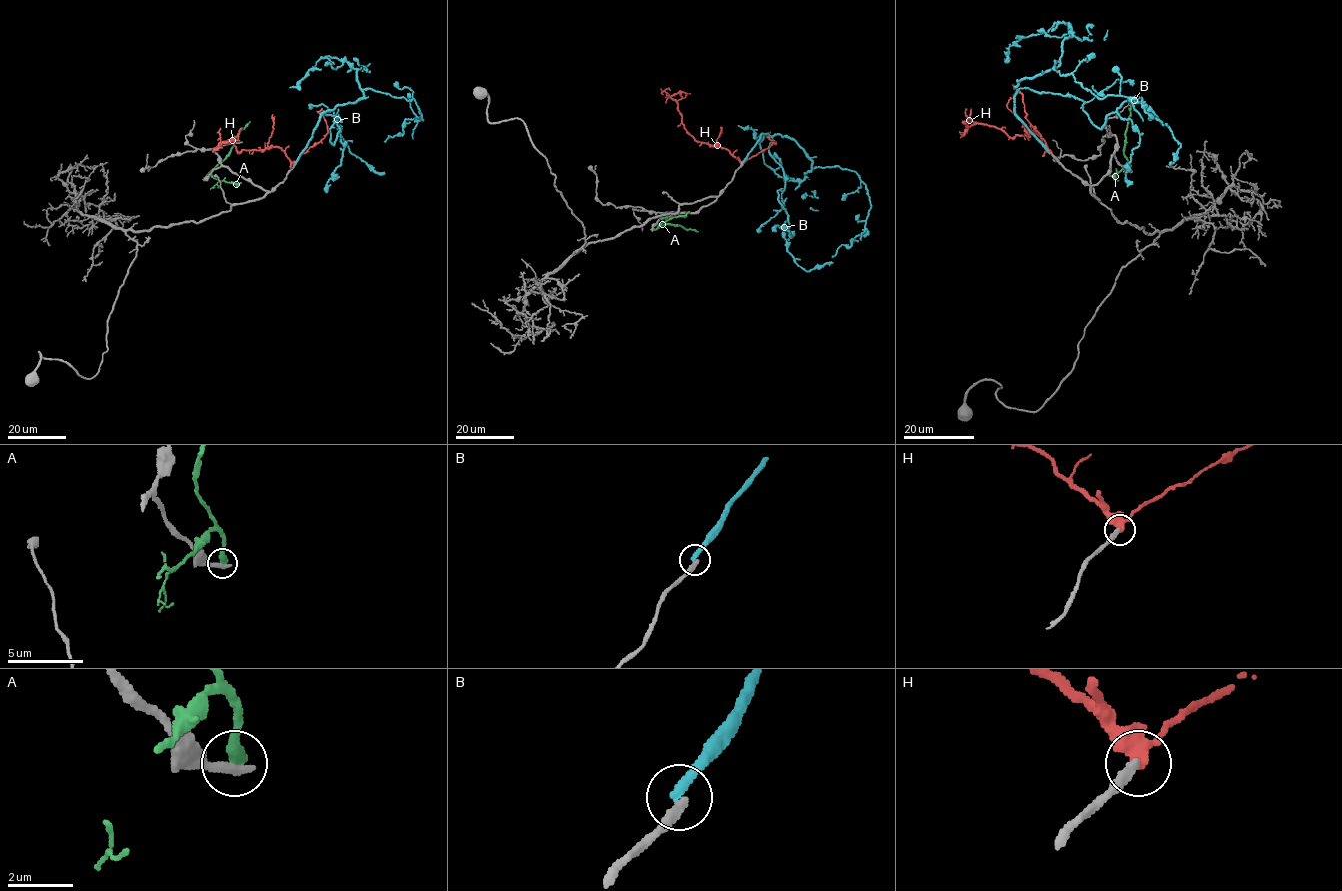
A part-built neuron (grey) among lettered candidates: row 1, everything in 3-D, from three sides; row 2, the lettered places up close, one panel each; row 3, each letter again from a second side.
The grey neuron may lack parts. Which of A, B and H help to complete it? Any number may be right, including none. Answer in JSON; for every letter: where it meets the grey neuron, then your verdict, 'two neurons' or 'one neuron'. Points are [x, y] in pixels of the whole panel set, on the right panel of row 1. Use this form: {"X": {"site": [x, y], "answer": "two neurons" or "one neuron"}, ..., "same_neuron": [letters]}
{"A": {"site": [1130, 171], "answer": "two neurons"}, "B": {"site": [1051, 153], "answer": "two neurons"}, "H": {"site": [1052, 153], "answer": "two neurons"}, "same_neuron": []}

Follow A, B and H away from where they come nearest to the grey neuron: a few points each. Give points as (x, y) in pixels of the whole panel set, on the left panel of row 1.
A: (204, 180), (224, 160), (235, 136), (250, 122)
B: (293, 165), (320, 116), (360, 99), (368, 88), (415, 100), (423, 119), (406, 119), (402, 134), (384, 141)
H: (294, 165), (279, 147), (238, 152), (229, 141), (221, 144), (221, 128)

